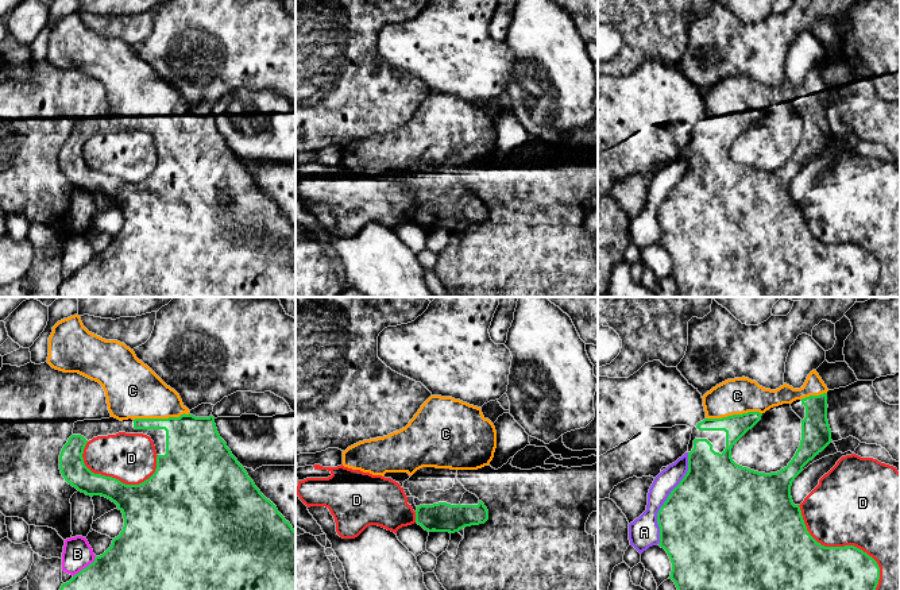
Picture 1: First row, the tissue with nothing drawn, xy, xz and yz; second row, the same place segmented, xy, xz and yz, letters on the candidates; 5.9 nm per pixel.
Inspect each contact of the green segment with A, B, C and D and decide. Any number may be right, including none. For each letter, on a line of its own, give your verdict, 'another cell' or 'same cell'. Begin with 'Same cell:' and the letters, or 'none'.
Same cell: C
A: another cell
B: another cell
C: same cell
D: another cell

